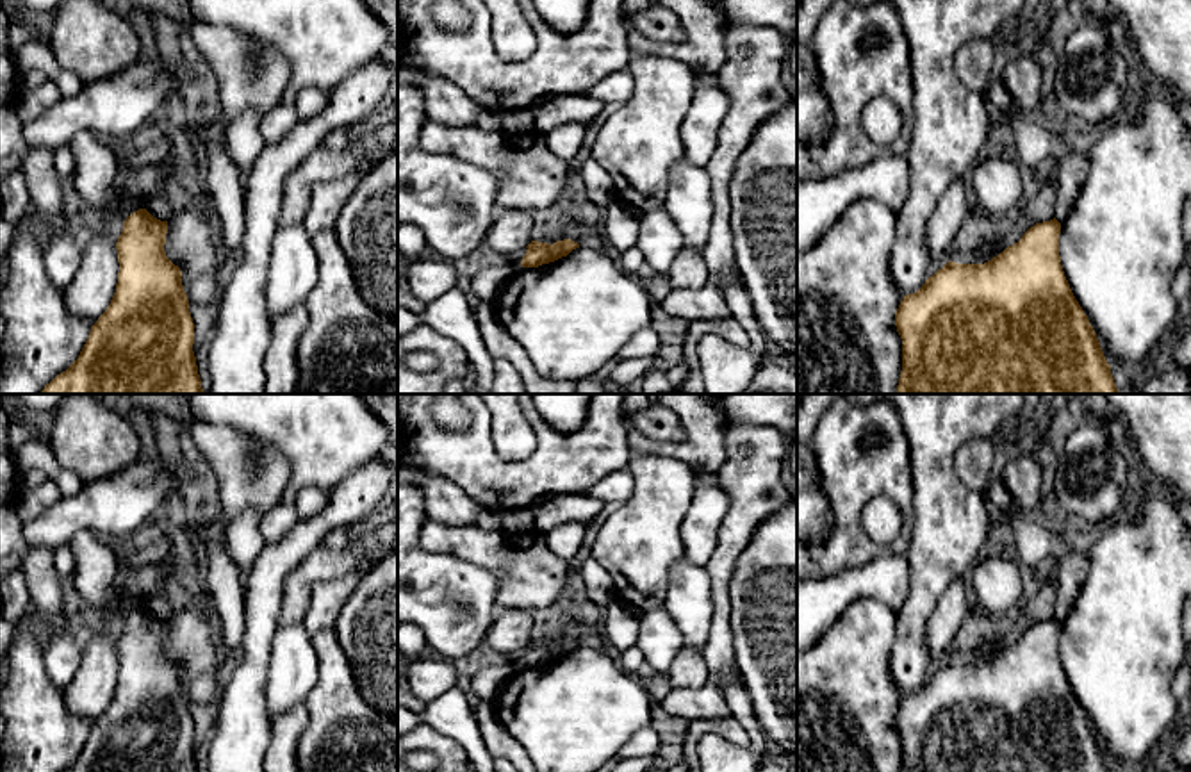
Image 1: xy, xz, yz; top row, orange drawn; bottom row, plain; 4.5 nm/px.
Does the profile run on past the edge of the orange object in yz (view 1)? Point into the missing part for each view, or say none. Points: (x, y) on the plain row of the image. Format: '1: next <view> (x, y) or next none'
1: next none

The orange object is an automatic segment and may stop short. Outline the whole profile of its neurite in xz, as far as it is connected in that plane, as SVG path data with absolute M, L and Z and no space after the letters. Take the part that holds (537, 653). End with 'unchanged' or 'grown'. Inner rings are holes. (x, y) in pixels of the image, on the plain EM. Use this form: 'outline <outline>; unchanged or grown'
outline M571 638L556 640L553 644L531 640L526 647L528 649L522 656L521 665L538 667L542 663L549 663L562 656L567 656L572 649L579 647L579 644Z; unchanged

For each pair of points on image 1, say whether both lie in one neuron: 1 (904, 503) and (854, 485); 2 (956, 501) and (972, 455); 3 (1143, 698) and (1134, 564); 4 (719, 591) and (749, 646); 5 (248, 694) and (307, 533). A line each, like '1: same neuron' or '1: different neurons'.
1: same neuron
2: different neurons
3: same neuron
4: different neurons
5: same neuron

